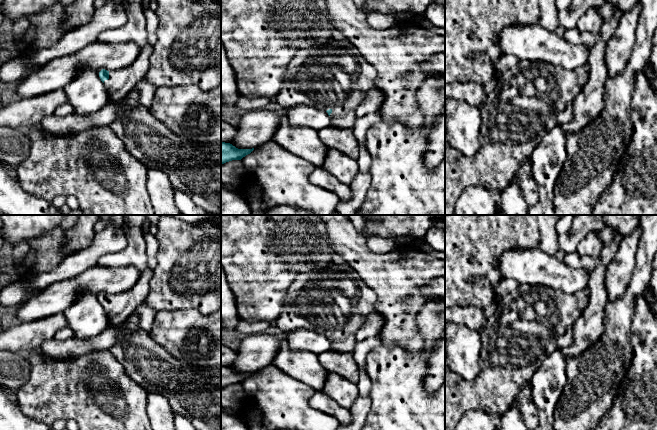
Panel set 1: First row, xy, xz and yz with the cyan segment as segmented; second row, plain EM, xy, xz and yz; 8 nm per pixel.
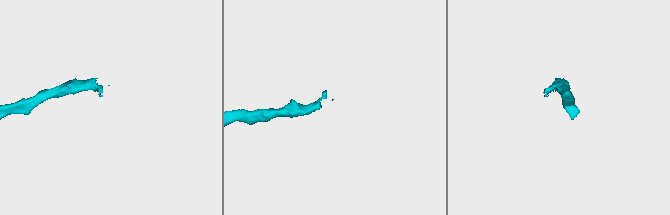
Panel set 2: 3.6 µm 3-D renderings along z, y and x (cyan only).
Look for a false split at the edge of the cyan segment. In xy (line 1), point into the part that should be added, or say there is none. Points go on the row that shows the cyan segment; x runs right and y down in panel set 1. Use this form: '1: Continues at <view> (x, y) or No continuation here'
1: Continues at xy (121, 81)

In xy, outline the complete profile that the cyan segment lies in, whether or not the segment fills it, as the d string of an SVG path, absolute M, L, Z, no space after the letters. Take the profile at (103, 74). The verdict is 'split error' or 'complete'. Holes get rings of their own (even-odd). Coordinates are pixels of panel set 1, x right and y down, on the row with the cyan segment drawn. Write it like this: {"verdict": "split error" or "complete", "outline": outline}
{"verdict": "split error", "outline": "M146 46L131 65L113 71L102 69L99 72L99 77L106 87L108 103L123 99L140 80L145 79L152 53L153 47Z"}

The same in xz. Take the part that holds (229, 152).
{"verdict": "complete", "outline": "M221 142L221 165L232 160L241 160L253 150L254 148L238 149L230 143Z"}

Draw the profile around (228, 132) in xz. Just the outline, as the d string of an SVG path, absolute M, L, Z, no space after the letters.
M221 118L221 142L230 143L236 134L236 127L225 122L224 119Z

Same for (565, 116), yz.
M572 102L568 103L563 111L558 114L559 125L569 123L573 120L574 108Z

